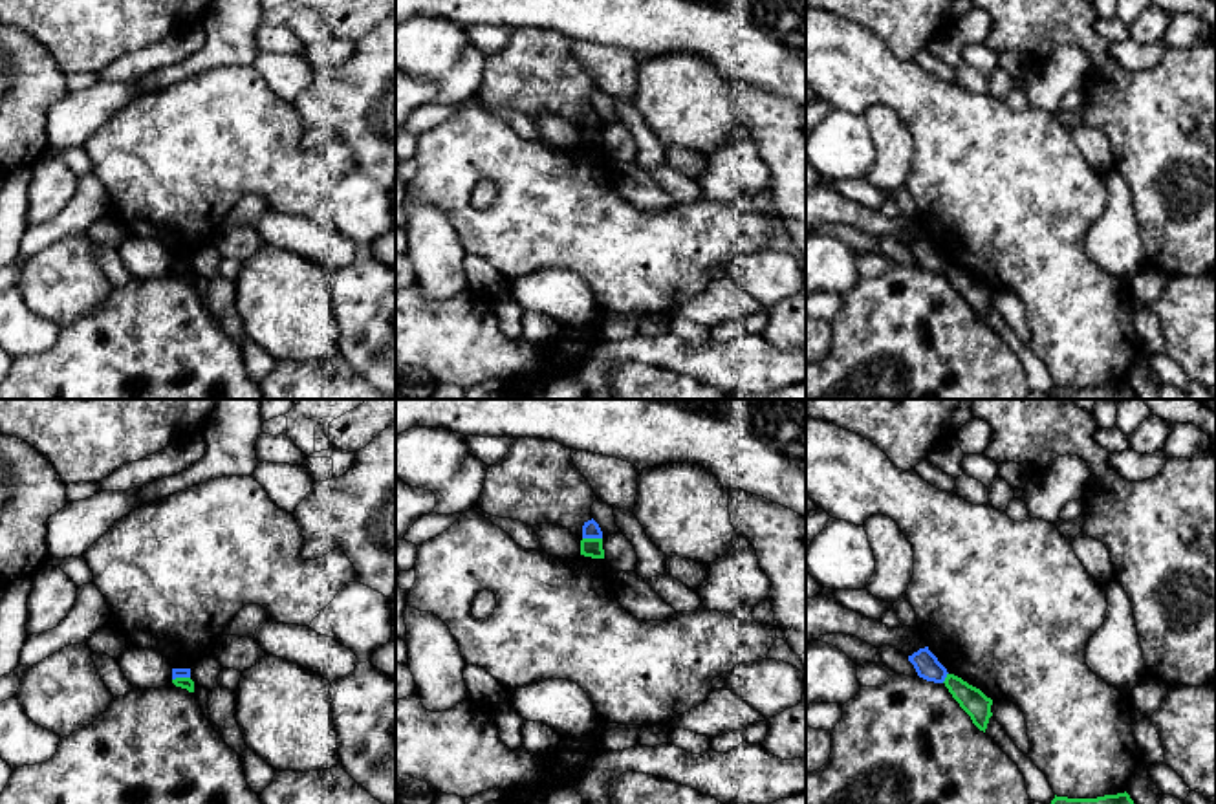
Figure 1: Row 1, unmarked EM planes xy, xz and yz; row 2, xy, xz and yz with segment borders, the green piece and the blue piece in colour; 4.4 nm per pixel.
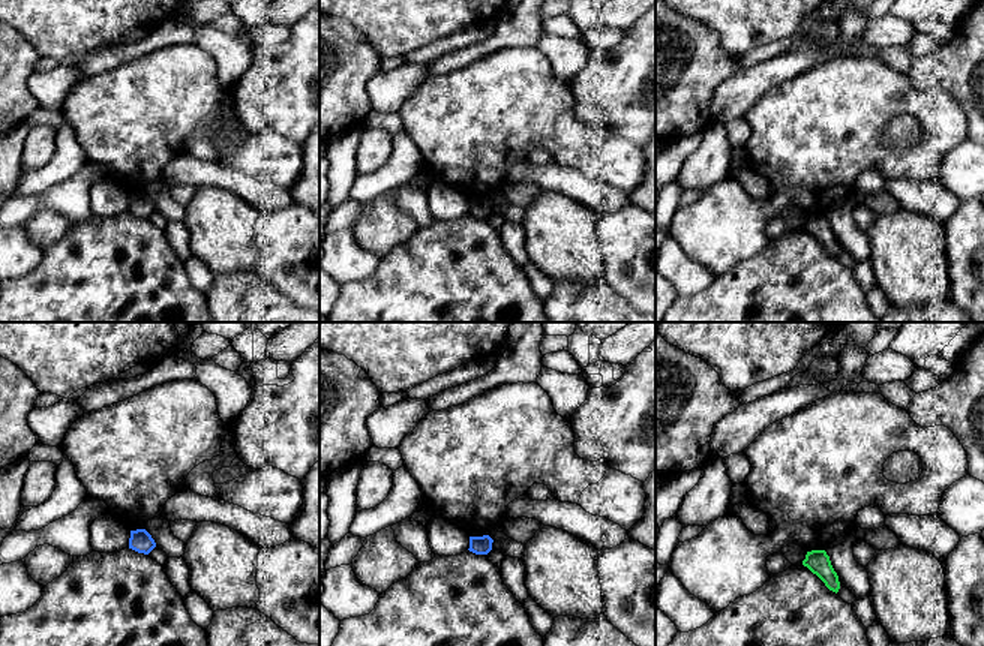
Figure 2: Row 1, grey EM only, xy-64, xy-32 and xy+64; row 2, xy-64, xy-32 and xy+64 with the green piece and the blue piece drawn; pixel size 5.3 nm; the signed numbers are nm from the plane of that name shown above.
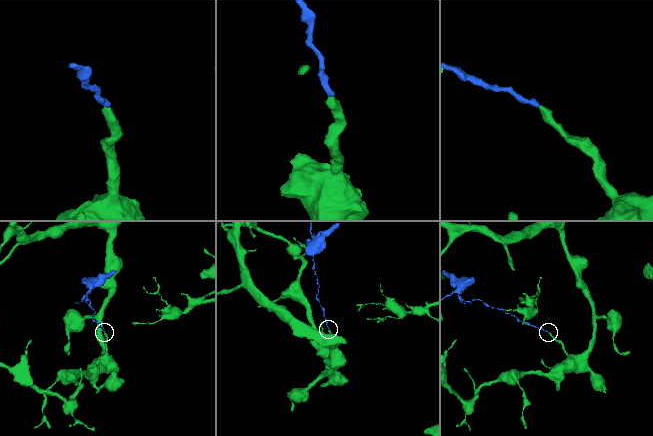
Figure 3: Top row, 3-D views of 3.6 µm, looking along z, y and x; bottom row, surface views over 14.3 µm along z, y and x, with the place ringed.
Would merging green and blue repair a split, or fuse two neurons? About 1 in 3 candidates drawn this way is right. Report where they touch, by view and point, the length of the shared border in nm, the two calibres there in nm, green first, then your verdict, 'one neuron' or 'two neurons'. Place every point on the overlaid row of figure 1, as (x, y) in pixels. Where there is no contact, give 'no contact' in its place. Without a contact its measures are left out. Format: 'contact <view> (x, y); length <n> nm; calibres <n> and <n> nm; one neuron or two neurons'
contact xz (592, 539); length 90 nm; calibres 80 and 80 nm; two neurons

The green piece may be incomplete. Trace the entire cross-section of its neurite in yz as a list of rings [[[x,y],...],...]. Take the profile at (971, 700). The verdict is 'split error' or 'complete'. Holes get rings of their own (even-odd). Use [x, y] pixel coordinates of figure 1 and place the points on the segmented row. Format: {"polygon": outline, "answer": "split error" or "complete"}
{"polygon": [[[947,674],[943,683],[960,707],[971,716],[972,723],[985,733],[989,718],[993,716],[993,700],[954,674]]], "answer": "complete"}

